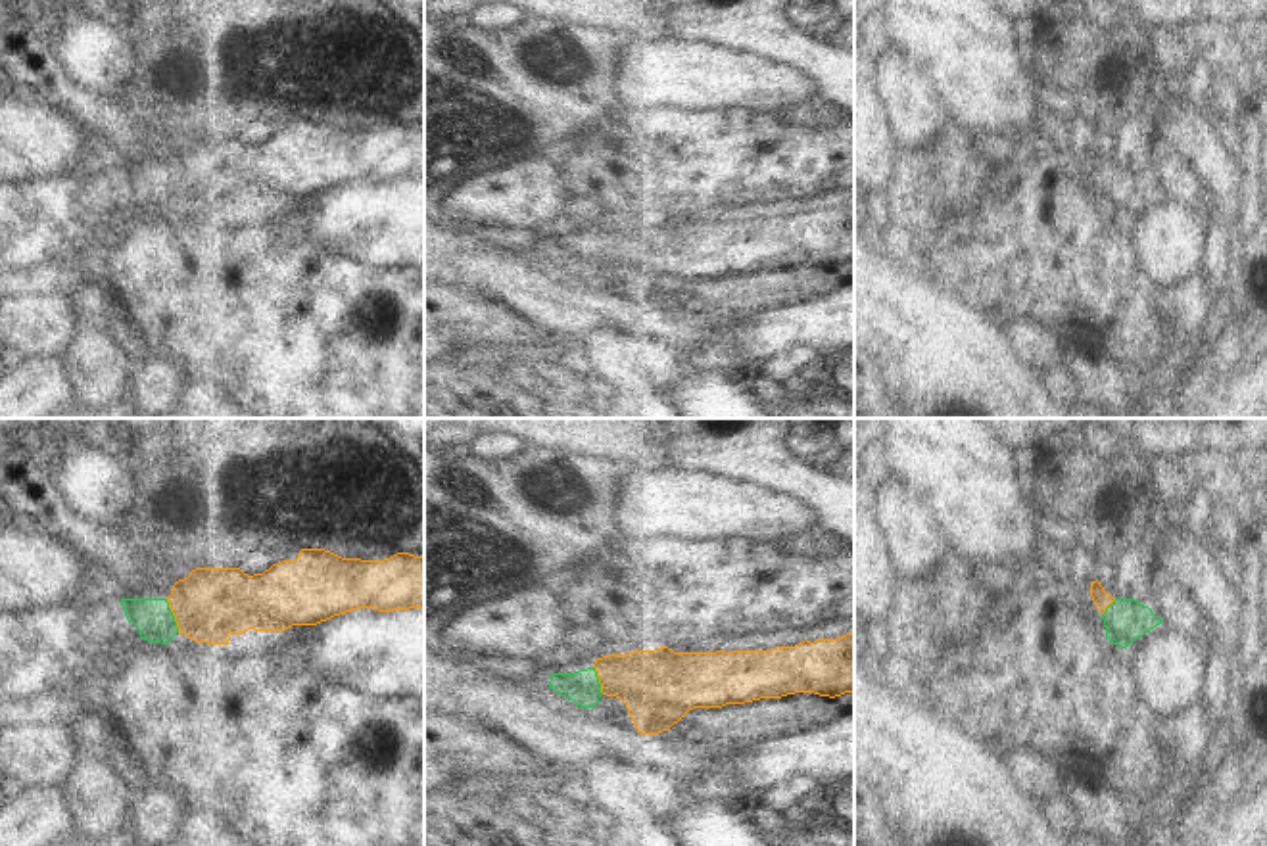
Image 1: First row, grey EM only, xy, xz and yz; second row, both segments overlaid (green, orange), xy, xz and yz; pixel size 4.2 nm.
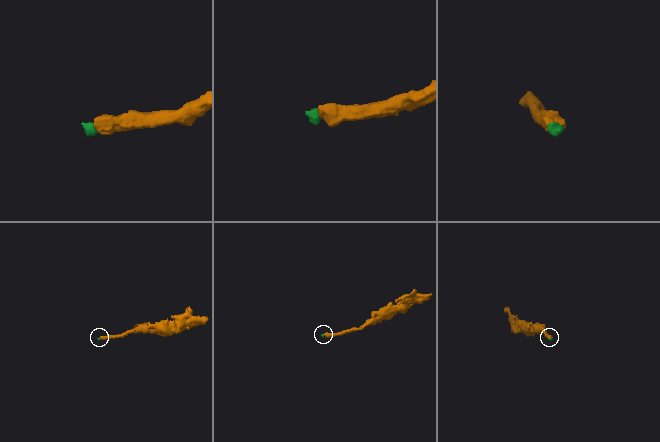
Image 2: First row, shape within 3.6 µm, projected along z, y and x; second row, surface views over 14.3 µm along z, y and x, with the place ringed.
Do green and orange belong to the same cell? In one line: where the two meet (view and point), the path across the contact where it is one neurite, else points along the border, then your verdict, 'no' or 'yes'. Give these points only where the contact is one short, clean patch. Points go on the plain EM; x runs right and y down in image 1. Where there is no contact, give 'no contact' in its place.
xy (173, 187) | across xy (154, 190), (173, 187), (208, 175) | yes

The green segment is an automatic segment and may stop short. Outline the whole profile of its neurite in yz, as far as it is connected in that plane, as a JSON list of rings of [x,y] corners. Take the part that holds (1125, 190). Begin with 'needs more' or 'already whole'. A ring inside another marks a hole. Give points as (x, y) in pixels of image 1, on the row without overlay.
needs more; [[[1098,150],[1090,153],[1090,167],[1102,182],[1106,207],[1121,219],[1163,192],[1135,169],[1113,169],[1104,161]]]

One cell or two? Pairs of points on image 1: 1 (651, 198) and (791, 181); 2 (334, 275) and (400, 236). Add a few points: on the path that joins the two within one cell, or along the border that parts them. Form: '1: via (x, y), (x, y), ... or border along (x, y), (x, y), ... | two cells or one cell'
1: via (686, 179), (757, 179) | one cell
2: border along (317, 244), (381, 267), (404, 269) | two cells

